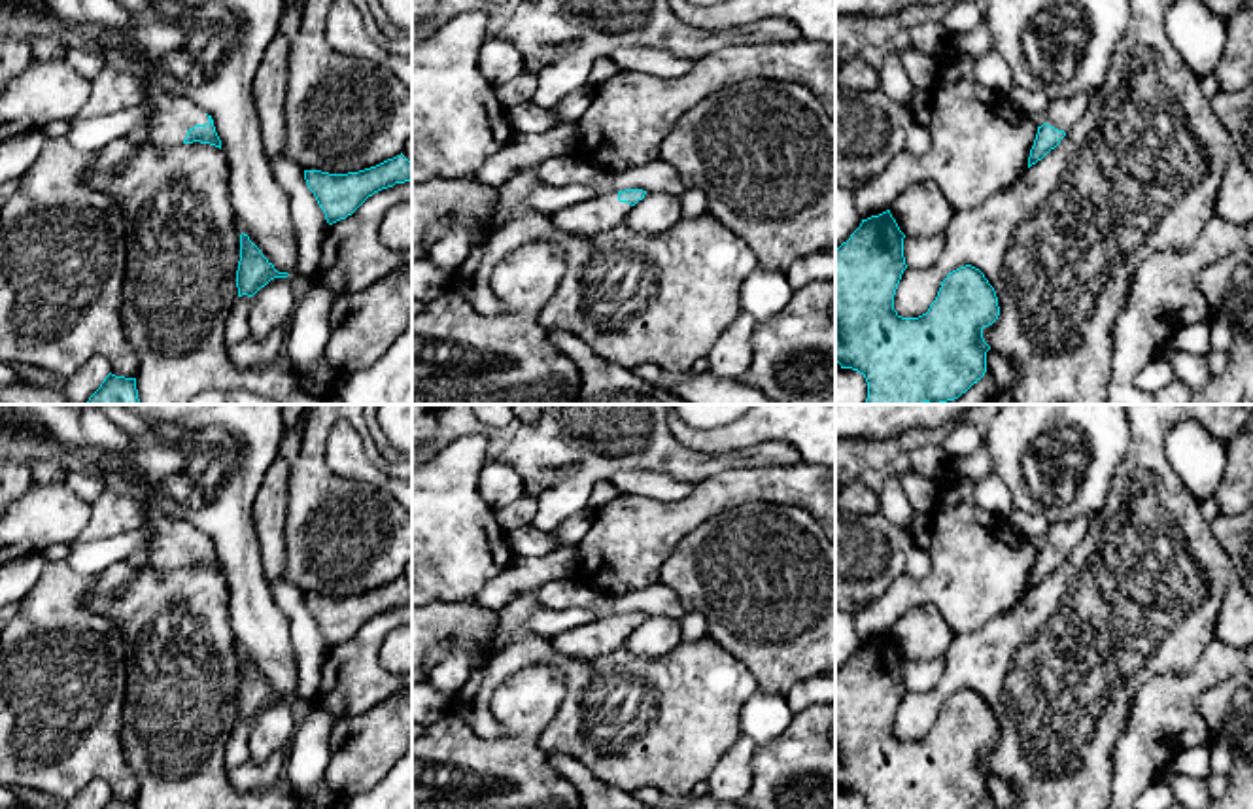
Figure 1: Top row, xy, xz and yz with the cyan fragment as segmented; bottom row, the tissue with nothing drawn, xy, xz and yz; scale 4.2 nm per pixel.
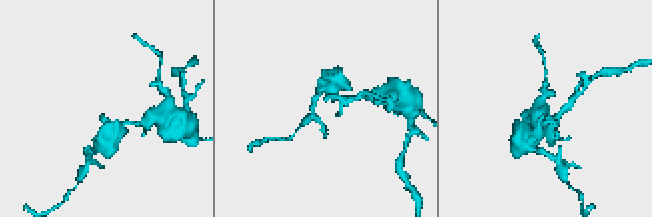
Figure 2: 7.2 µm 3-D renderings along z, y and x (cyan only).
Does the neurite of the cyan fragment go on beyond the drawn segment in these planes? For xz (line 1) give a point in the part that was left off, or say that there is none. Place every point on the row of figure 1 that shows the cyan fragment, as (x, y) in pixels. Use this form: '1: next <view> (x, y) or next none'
1: next xz (588, 218)

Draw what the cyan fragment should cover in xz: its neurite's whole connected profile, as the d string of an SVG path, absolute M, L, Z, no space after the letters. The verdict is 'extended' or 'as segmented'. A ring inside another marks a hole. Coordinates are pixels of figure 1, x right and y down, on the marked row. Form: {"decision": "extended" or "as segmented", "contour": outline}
{"decision": "extended", "contour": "M626 189L599 193L552 215L559 232L593 236L624 223L627 212L643 200L646 191Z"}

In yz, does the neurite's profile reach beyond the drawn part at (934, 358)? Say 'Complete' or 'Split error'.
Complete

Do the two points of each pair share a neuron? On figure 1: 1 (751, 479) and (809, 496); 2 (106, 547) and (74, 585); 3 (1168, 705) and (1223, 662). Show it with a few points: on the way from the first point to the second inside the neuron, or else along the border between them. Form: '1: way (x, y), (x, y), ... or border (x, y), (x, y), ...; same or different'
1: way (766, 484), (794, 484); same
2: border (65, 562), (78, 571), (97, 573); different
3: way (1182, 692), (1210, 671); same

